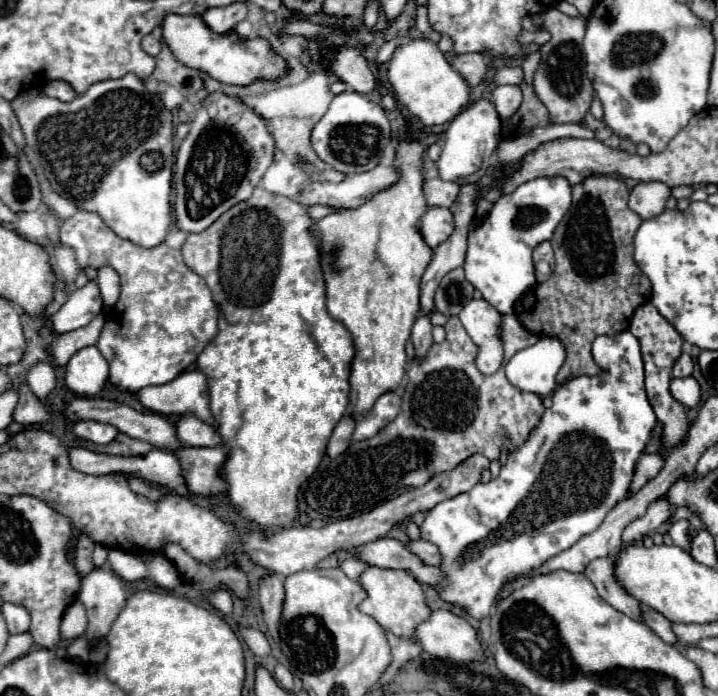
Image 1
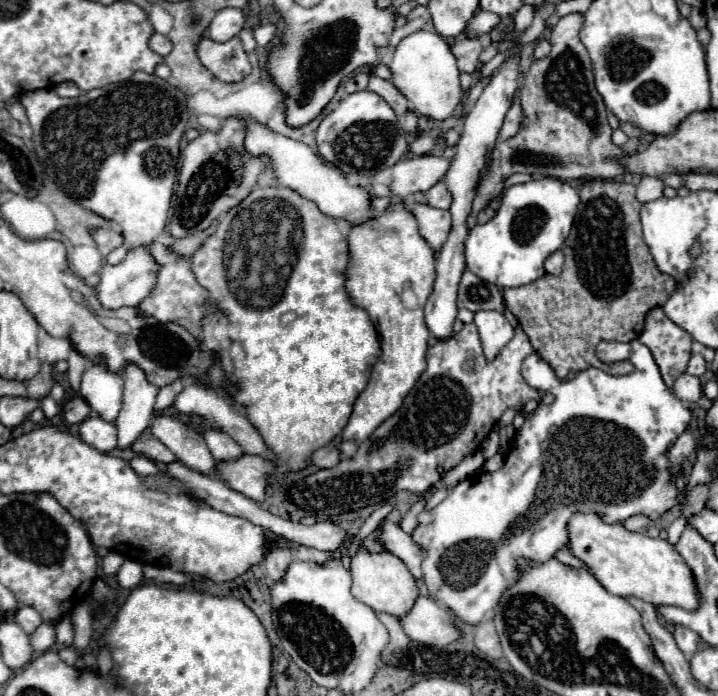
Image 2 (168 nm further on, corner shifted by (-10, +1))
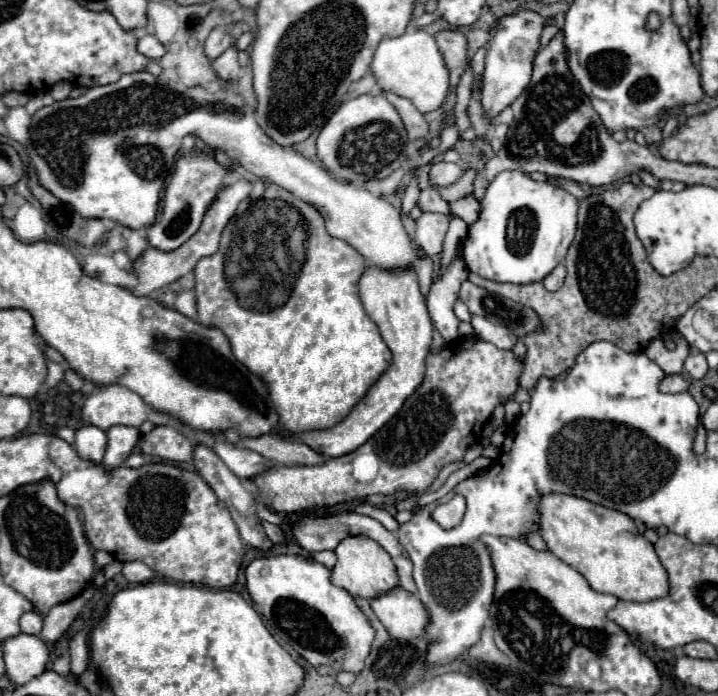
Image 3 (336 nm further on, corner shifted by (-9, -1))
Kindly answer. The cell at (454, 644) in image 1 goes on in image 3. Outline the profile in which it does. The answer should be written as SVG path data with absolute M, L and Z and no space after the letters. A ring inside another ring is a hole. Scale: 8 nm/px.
M399 586L371 598L369 604L395 640L419 638L423 626L427 626L427 610L423 610L423 602Z

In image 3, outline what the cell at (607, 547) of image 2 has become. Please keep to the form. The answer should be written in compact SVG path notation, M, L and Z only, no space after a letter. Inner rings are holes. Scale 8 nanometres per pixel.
M543 494L537 502L539 534L547 550L561 562L575 568L595 592L613 594L619 600L647 602L667 596L667 572L659 566L659 558L651 542L635 528L633 520L613 508L599 506L571 494Z

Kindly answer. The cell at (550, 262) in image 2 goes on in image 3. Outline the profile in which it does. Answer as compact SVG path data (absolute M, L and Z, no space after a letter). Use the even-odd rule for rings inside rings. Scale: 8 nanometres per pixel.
M559 264L545 280L543 280L543 284L545 284L545 288L547 290L559 290L561 286L563 286L563 280L565 280L565 274L567 274L567 270L565 270L565 266L563 264Z

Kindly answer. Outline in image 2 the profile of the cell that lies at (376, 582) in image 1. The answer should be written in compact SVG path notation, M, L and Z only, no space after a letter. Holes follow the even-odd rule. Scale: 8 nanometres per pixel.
M356 552L352 556L352 566L350 566L350 572L352 572L352 594L356 600L364 602L366 606L370 606L374 612L384 612L384 614L390 614L394 618L404 618L414 602L418 600L418 582L416 578L408 572L406 564L390 554L390 552L382 552L382 554L368 554L368 552Z

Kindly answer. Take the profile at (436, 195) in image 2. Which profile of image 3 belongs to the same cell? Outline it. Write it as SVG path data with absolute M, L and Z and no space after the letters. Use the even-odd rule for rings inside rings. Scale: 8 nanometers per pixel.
M425 188L421 190L419 194L419 200L417 200L417 206L423 210L423 212L447 212L449 204L439 196L439 192L435 188Z

